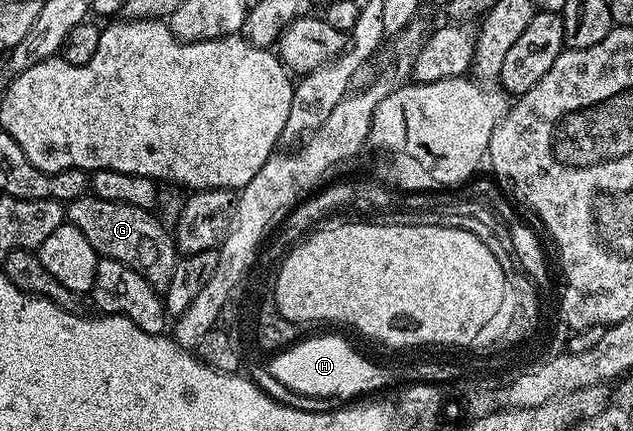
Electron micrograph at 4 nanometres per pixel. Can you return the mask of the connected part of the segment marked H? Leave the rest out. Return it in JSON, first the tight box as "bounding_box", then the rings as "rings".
{"bounding_box":[266,334,389,402],"rings":[[[338,334],[311,336],[284,348],[271,356],[266,363],[269,374],[277,382],[297,394],[312,395],[315,398],[341,398],[344,402],[355,402],[367,398],[370,392],[389,384],[389,378],[363,352],[348,348]]]}

